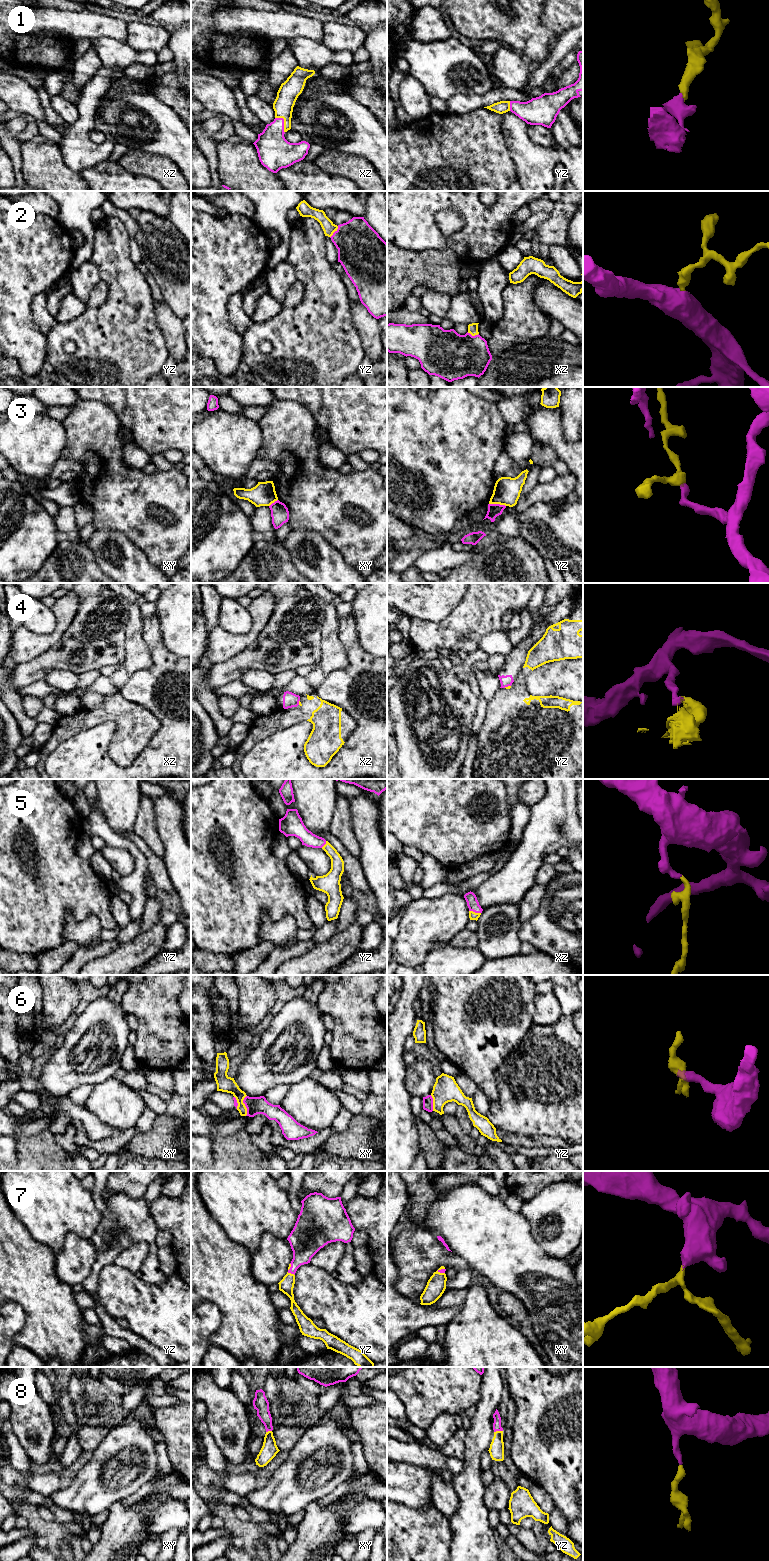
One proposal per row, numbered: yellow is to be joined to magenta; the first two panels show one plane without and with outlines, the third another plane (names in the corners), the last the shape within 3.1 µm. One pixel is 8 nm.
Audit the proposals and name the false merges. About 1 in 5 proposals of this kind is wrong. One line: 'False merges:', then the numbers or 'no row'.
False merges: 3, 4, 6

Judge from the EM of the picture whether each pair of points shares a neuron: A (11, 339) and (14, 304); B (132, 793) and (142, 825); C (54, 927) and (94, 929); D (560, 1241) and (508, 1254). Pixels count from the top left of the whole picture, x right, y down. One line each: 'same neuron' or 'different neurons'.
A: same neuron
B: different neurons
C: different neurons
D: different neurons

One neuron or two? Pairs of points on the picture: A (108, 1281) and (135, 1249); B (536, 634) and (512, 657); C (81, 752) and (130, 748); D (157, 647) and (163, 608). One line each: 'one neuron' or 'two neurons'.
A: two neurons
B: one neuron
C: two neurons
D: two neurons

